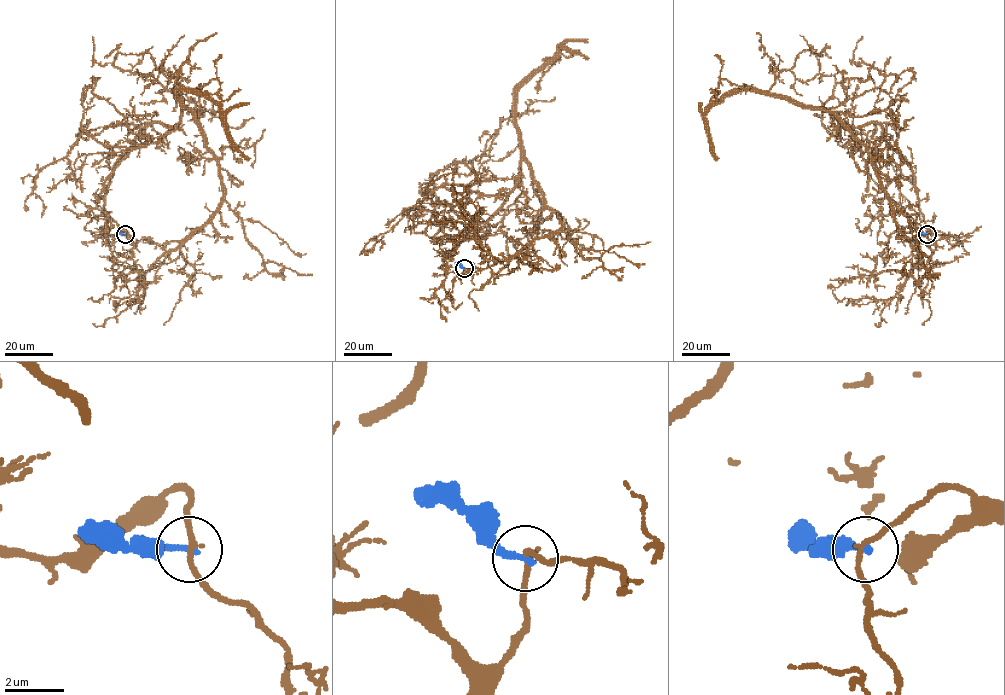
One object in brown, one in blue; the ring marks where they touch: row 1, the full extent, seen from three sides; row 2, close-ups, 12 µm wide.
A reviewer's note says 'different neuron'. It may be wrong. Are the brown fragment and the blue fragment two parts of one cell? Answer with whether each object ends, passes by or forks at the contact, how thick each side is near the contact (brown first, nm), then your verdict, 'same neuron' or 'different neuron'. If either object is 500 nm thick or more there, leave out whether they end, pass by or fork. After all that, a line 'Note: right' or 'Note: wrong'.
brown passes by | blue ends | 170/240 nm | different neuron
Note: right

